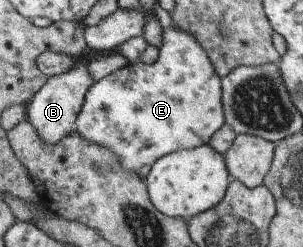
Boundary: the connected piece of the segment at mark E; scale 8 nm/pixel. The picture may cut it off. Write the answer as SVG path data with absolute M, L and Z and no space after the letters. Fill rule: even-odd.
M176 27L161 32L160 45L154 63L128 63L121 69L92 84L79 113L77 132L89 142L113 151L120 165L129 172L144 164L152 165L159 157L179 149L192 149L208 143L210 136L225 122L221 102L221 79L214 71L205 51L196 38Z

